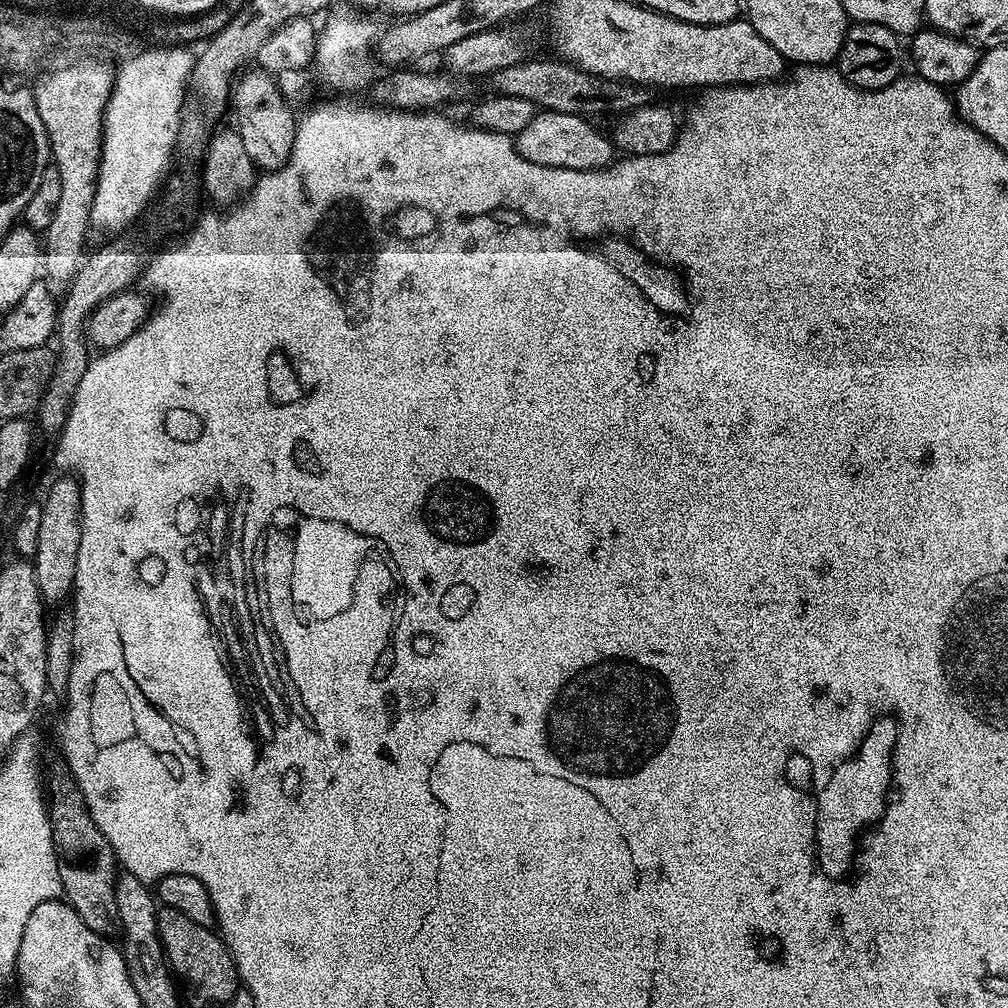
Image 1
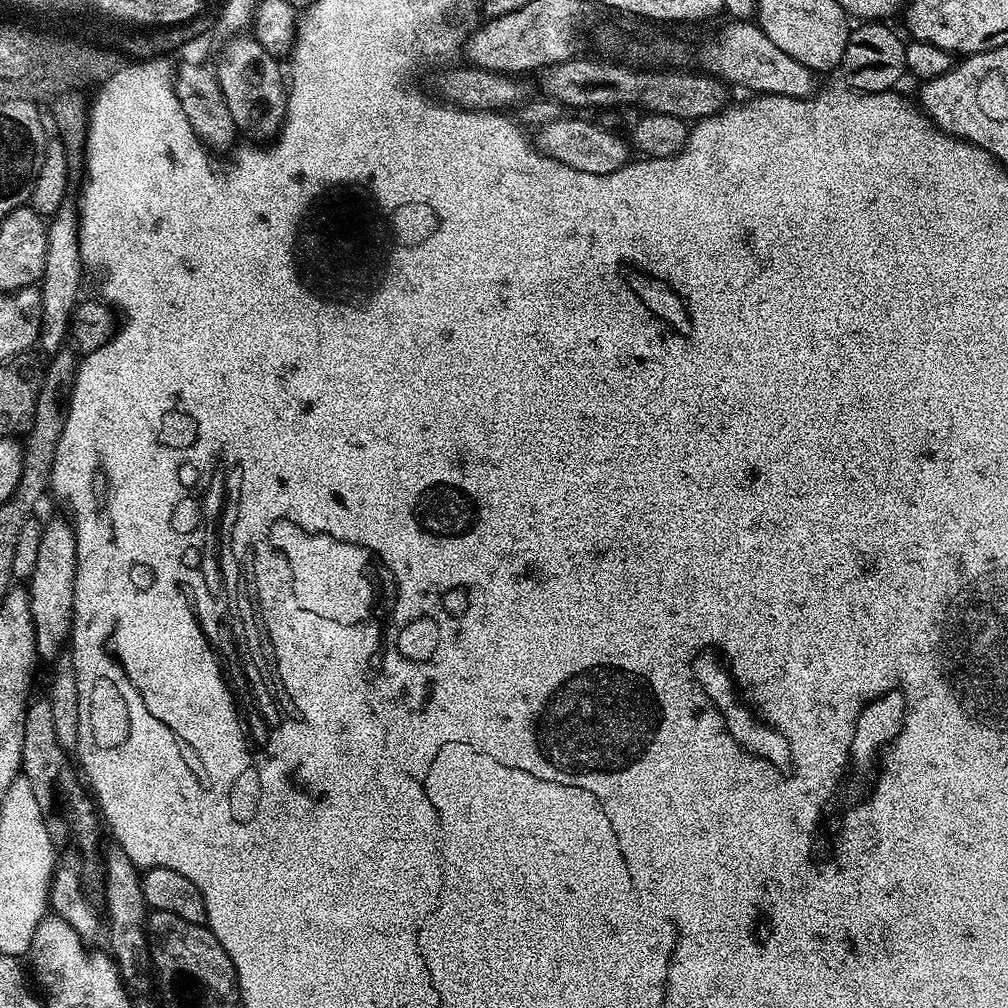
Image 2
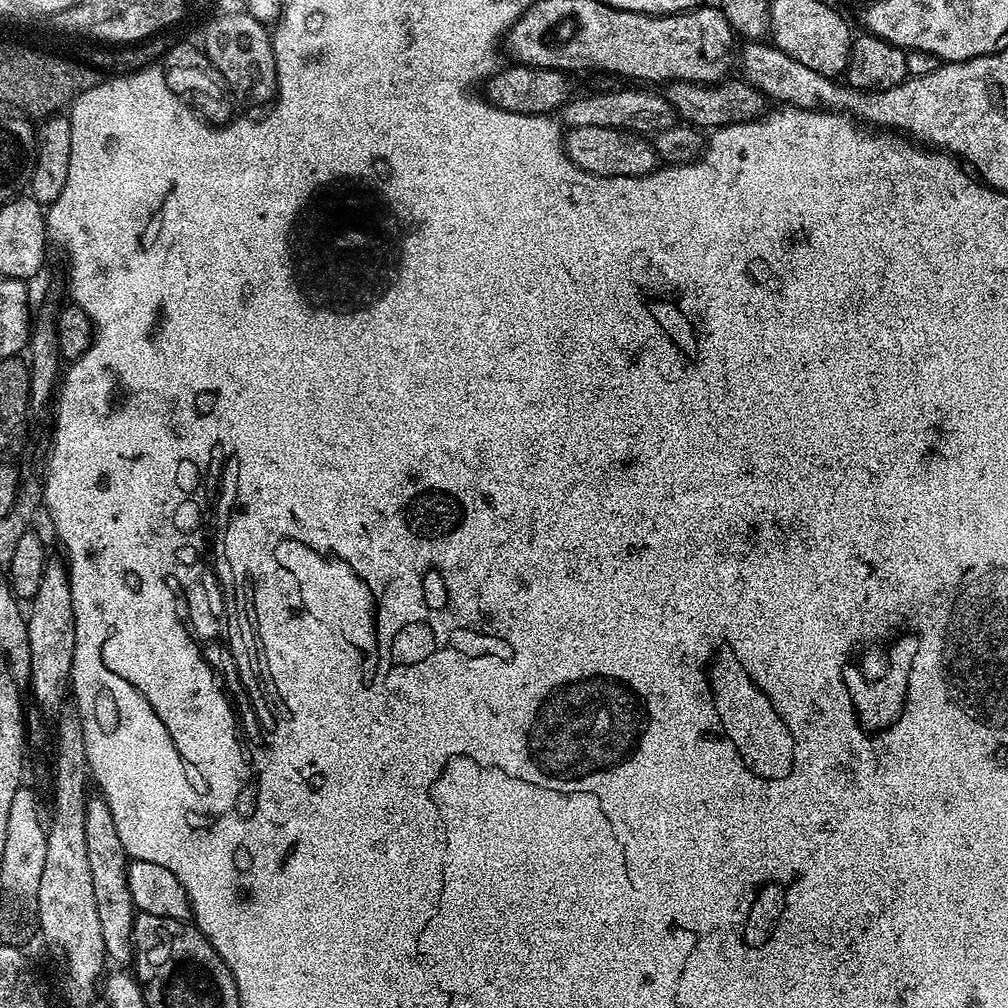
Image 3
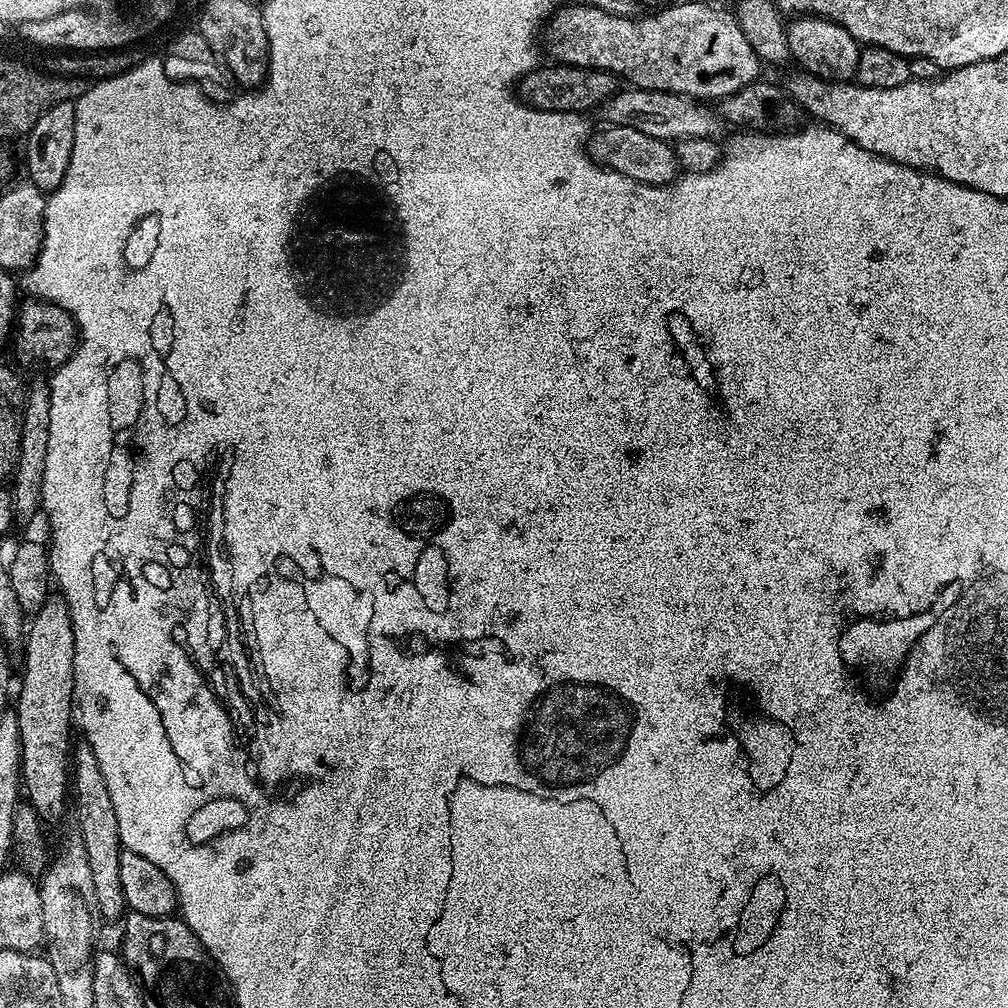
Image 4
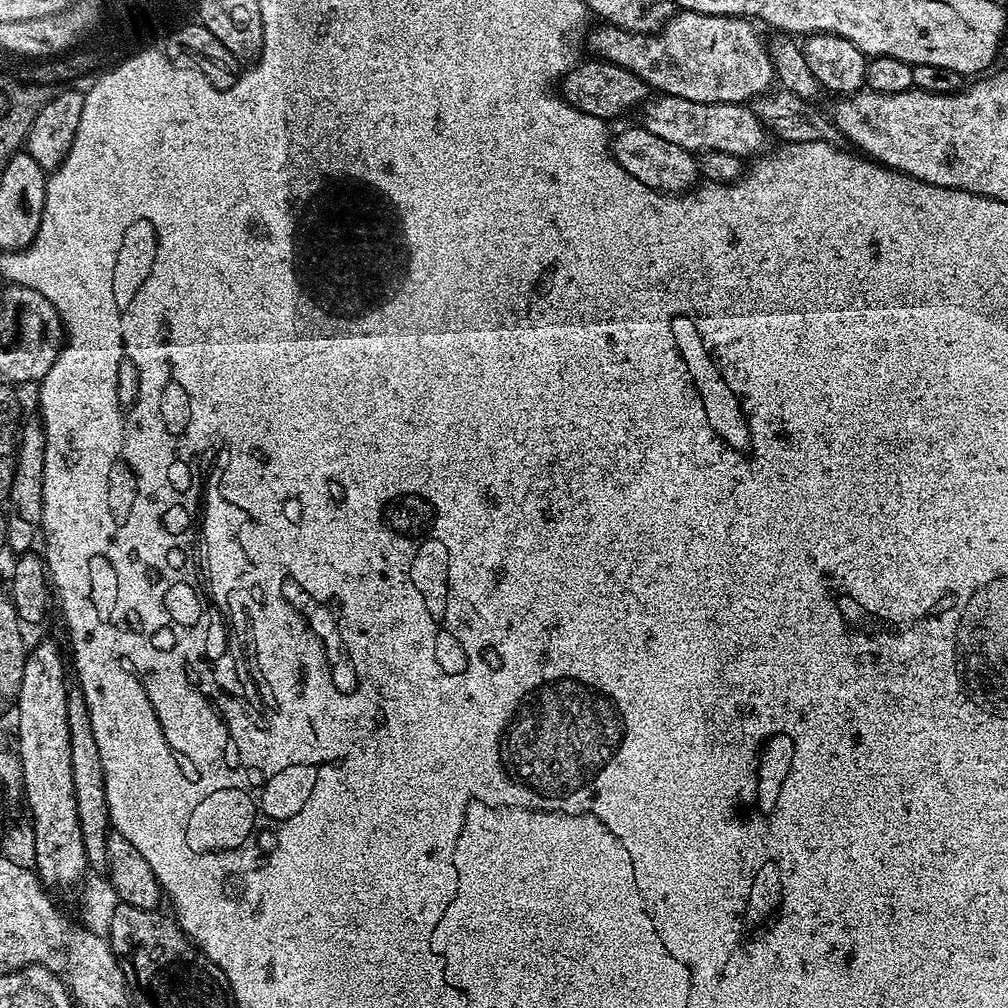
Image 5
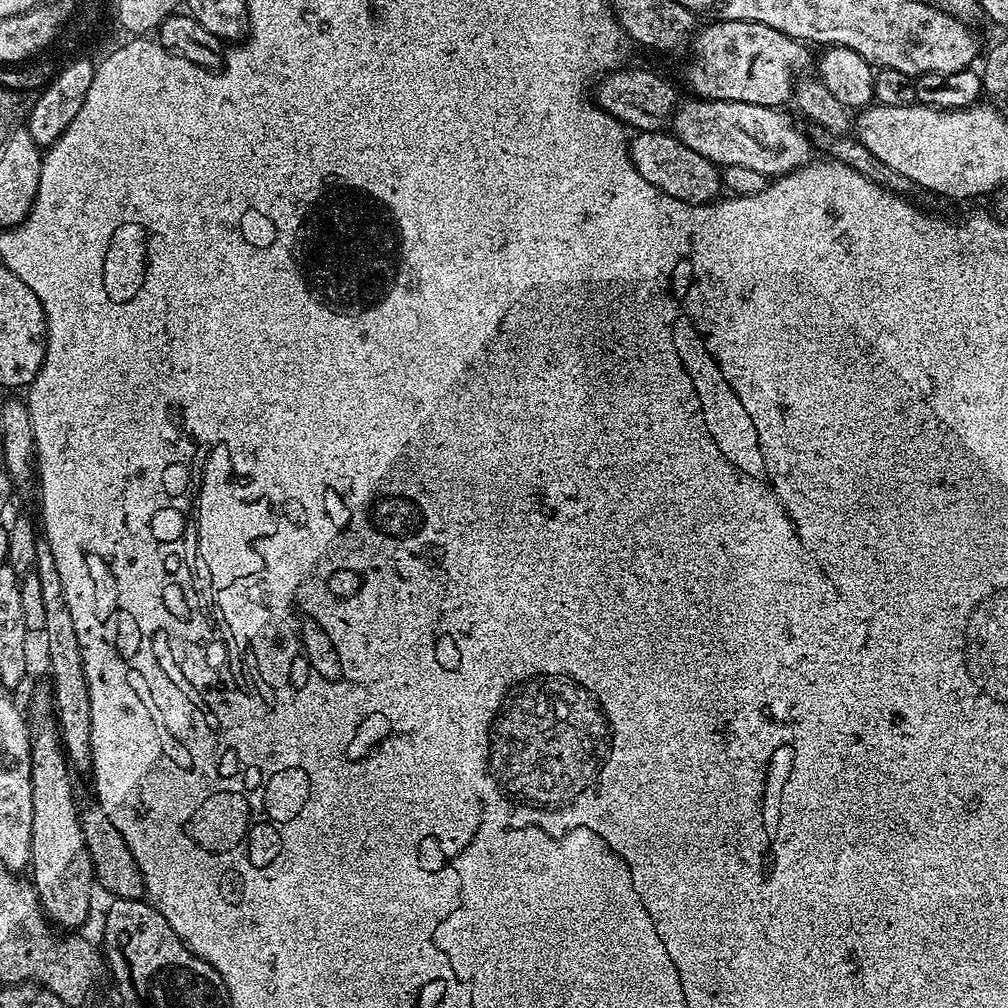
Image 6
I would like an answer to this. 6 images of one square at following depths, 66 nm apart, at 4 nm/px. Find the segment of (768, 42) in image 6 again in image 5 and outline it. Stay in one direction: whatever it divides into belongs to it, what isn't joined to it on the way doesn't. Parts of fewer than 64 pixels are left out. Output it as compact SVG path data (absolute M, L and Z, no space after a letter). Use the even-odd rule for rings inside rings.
M677 11L672 17L664 23L656 32L627 32L625 28L616 28L613 24L601 23L600 28L593 27L586 36L586 48L588 48L593 57L601 60L609 60L611 64L622 66L638 78L642 78L648 84L649 89L666 96L677 96L678 98L690 98L690 102L706 102L707 104L742 104L747 105L749 102L761 96L763 92L769 91L774 84L774 69L772 59L768 53L768 45L765 37L760 37L760 32L755 28L757 25L751 19L742 16L711 16L710 14L698 14L697 12Z

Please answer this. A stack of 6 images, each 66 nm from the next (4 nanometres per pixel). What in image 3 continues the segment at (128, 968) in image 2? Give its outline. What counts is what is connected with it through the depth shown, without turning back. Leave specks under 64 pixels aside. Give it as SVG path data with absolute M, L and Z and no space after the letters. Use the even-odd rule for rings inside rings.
M89 795L85 806L86 816L86 849L87 861L90 866L90 877L93 882L95 905L98 906L98 917L102 924L102 937L105 942L105 954L108 958L117 960L117 965L128 966L133 963L132 954L132 923L136 917L136 907L130 898L130 886L126 883L128 873L128 861L130 857L122 846L122 838L118 838L118 826L114 826L114 814L110 814L110 806L103 795Z

